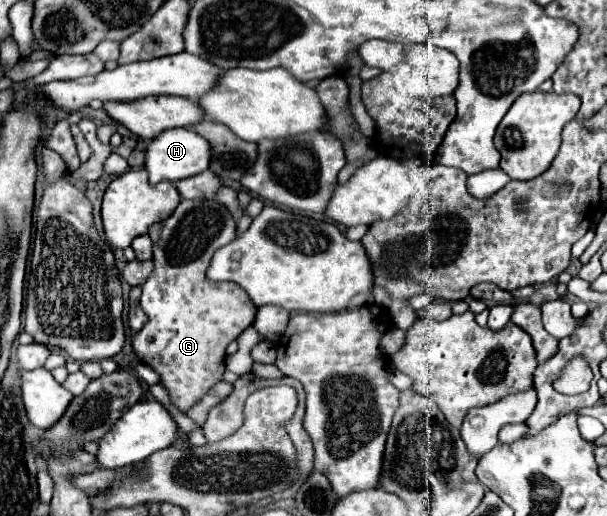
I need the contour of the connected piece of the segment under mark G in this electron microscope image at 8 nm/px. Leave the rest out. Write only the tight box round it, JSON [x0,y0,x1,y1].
[132,200,256,414]

